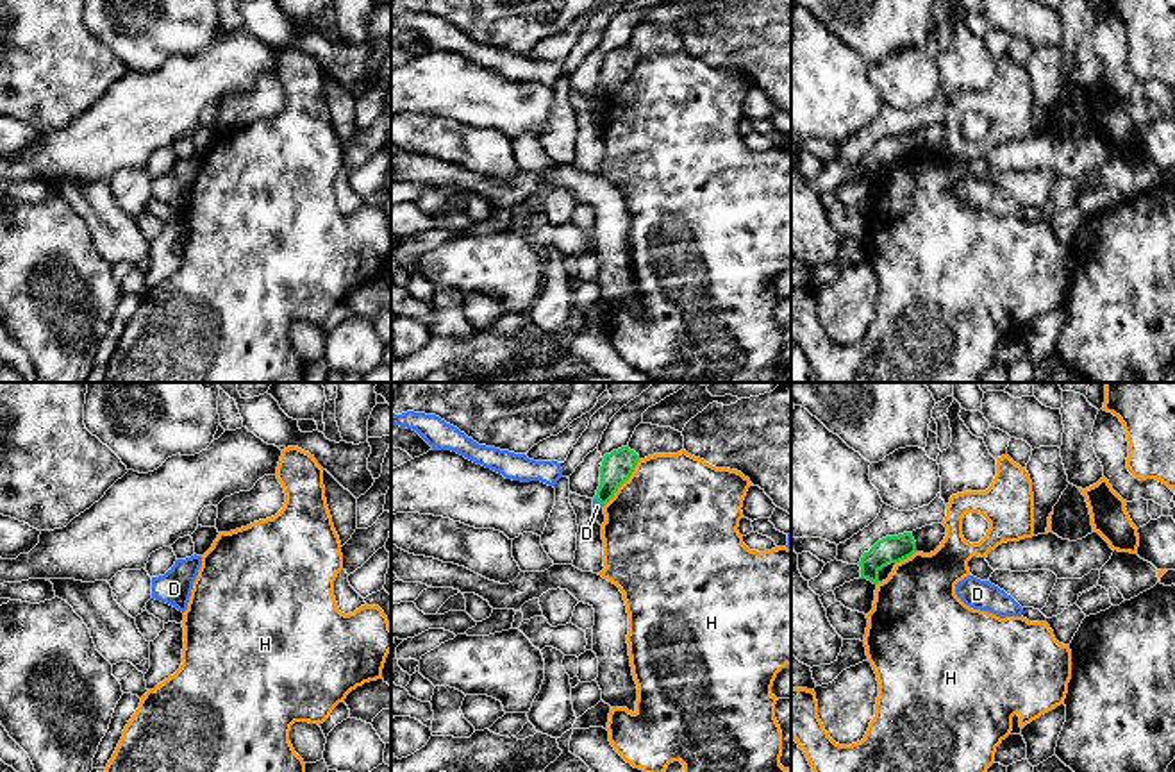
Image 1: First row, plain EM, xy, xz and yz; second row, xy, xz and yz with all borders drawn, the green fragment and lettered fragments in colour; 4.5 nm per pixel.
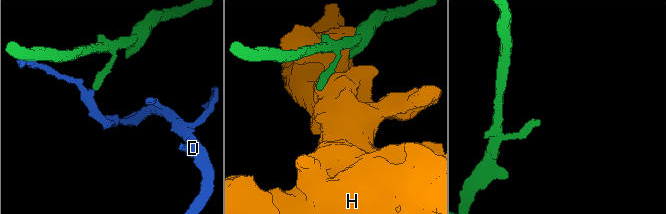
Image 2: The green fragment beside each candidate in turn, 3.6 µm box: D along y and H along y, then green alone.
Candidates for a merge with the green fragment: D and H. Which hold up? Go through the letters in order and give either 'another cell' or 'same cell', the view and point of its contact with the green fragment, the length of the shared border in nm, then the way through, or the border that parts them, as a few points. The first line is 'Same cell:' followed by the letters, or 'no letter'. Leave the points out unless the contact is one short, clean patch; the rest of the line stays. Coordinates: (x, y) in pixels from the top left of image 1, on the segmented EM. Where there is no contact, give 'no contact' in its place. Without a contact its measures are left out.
Same cell: no letter
D: another cell | xz (599, 501) | 60 nm | along xz (595, 497), (602, 506)
H: another cell | xz (624, 481) | 280 nm

